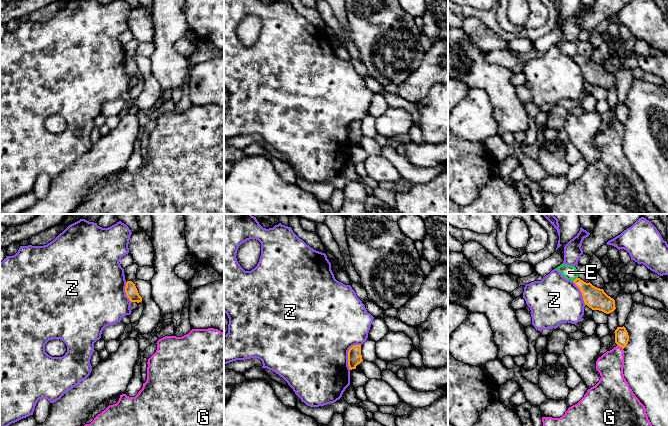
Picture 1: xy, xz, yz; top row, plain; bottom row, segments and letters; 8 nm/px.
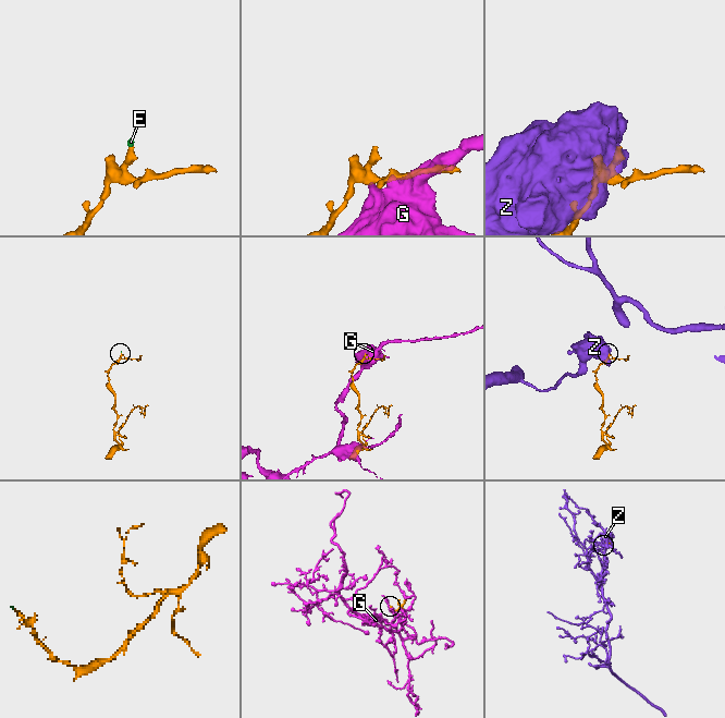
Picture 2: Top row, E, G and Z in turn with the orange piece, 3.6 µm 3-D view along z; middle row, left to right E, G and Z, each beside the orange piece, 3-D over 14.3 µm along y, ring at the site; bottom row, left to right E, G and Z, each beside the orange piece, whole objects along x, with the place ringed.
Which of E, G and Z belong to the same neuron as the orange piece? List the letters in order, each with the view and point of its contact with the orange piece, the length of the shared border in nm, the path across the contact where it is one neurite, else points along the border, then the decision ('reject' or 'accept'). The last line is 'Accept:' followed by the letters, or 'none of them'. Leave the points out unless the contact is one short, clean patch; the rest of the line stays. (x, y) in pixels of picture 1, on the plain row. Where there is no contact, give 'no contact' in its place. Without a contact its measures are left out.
E: yz (575, 55) | 50 nm | across yz (595, 74), (575, 55), (569, 48) | accept
G: yz (620, 122) | 70 nm | along yz (617, 120), (623, 124) | reject
Z: xz (348, 130) | 220 nm | along xz (360, 120), (354, 120), (348, 127), (349, 145) | reject
Accept: E

